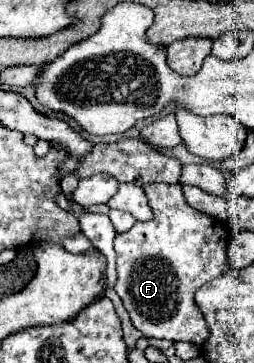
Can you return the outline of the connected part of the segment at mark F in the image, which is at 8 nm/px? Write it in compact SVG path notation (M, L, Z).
M153 183L145 185L145 195L151 199L153 219L145 223L135 223L129 231L115 235L115 253L117 253L117 281L115 291L121 297L125 309L129 311L129 317L133 325L145 335L145 337L157 337L157 339L171 339L171 341L191 341L195 345L203 345L207 339L207 327L205 319L199 313L195 305L195 291L205 285L207 281L221 277L225 271L231 269L229 265L229 243L235 237L231 227L225 221L219 221L207 213L201 213L199 209L193 209L181 191L181 185L169 185L169 183Z

